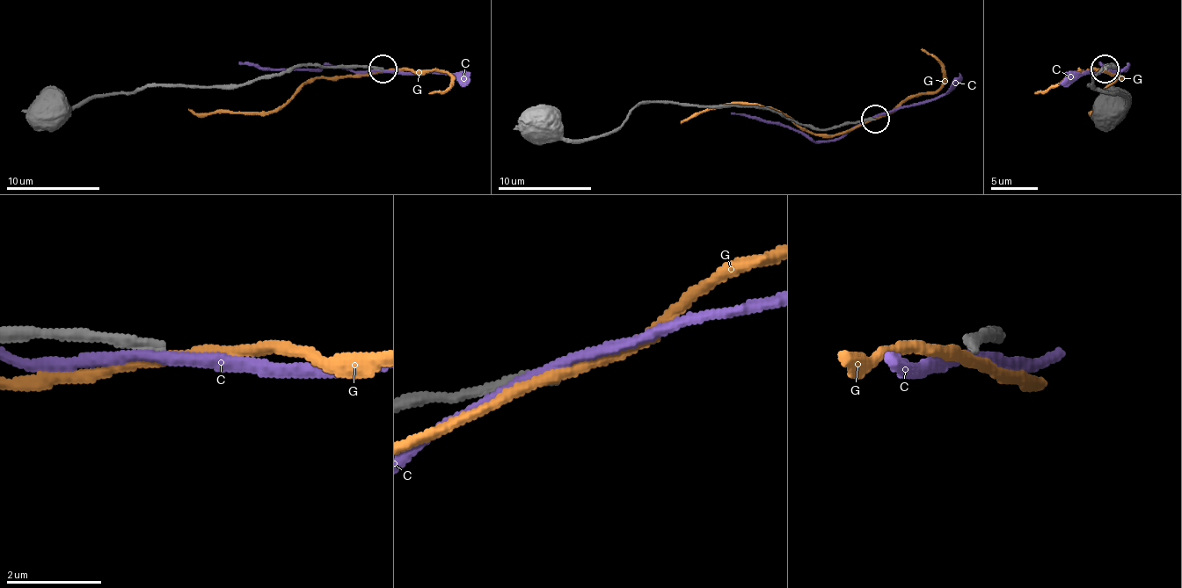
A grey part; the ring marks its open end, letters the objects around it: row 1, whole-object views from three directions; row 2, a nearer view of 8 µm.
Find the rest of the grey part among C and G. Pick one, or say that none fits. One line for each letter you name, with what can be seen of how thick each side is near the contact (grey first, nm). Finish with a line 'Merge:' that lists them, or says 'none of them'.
Merge: none of them

